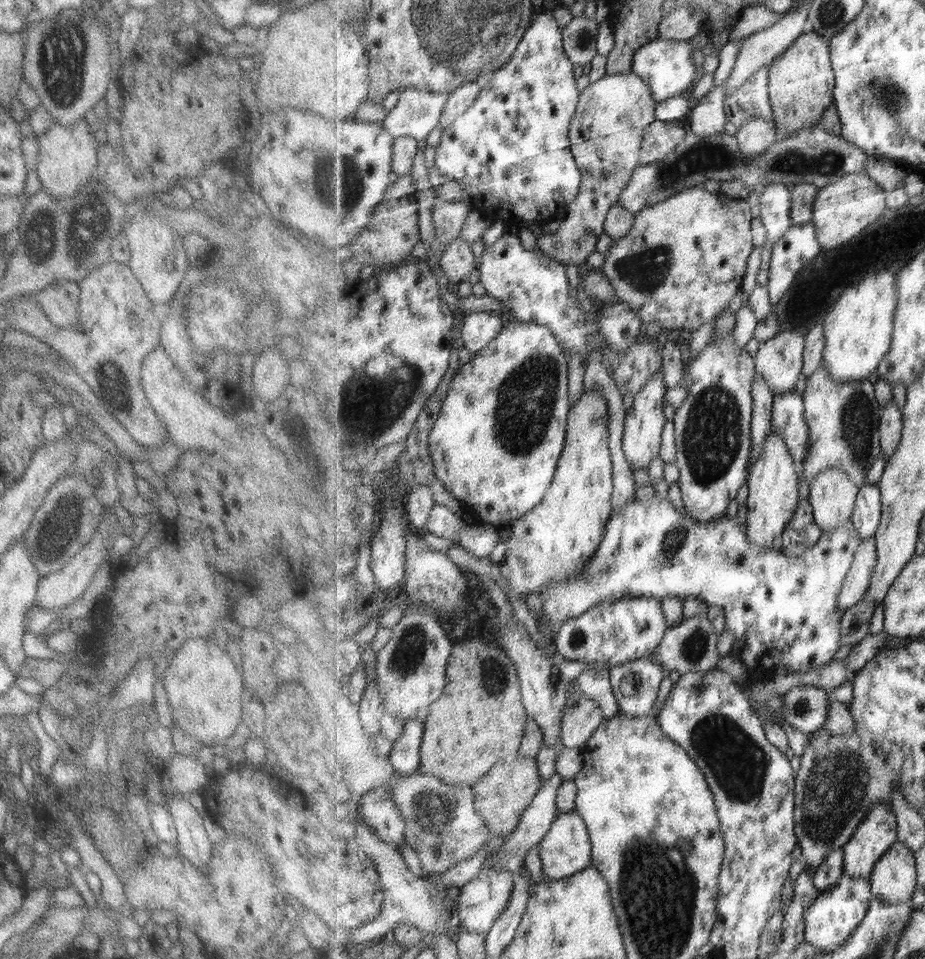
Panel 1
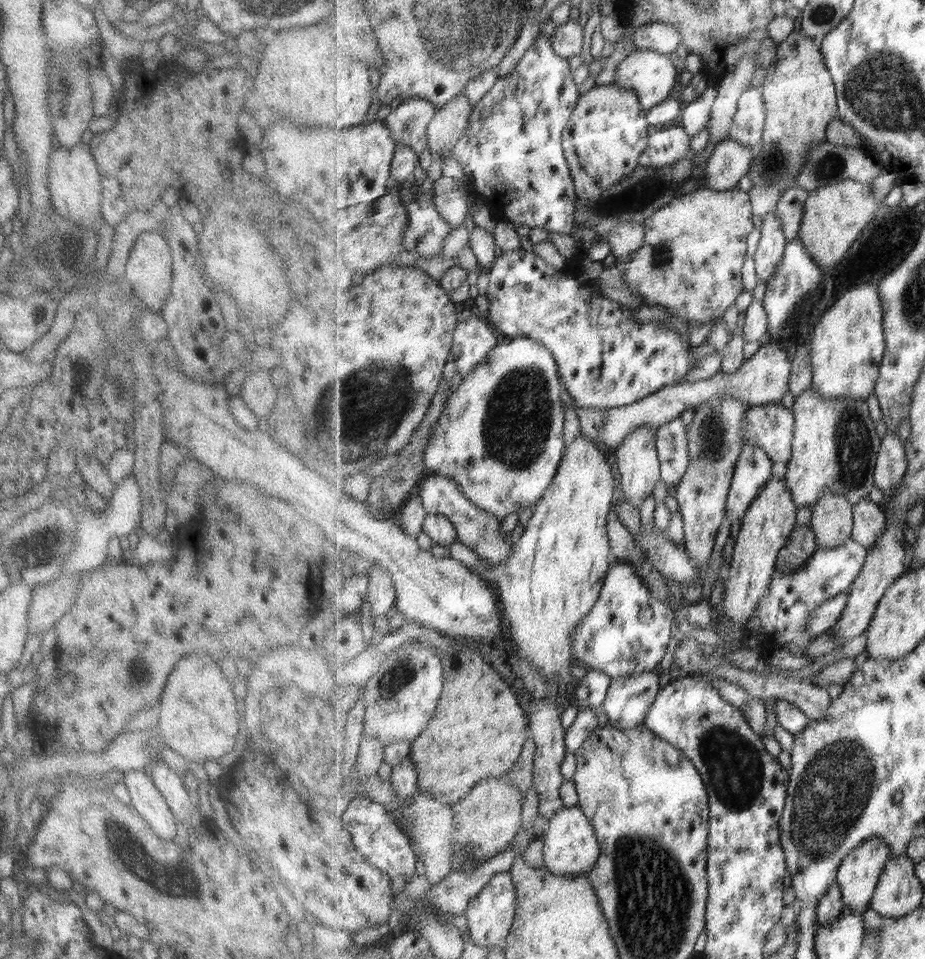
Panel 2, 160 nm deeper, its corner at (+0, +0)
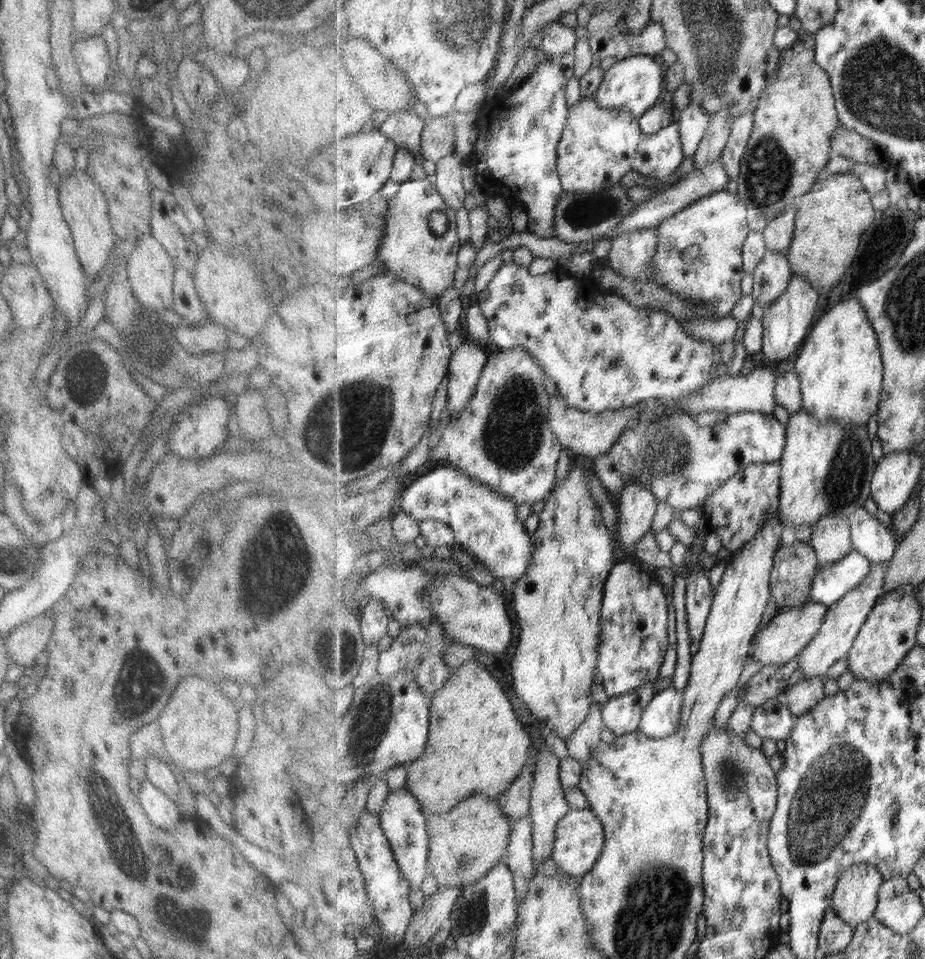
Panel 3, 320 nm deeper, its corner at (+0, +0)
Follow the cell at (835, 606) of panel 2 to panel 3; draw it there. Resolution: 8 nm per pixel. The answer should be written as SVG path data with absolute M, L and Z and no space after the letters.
M808 601L806 605L800 608L786 609L774 615L768 625L756 634L755 643L752 644L748 656L760 662L759 668L769 664L784 665L791 662L816 637L828 610L829 605Z

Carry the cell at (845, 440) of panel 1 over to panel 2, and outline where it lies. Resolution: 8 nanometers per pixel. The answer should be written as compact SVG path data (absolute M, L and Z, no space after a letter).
M812 387L794 401L796 412L796 436L793 440L793 458L787 463L787 480L789 491L793 492L796 505L812 508L820 498L833 491L845 495L853 505L871 494L875 486L876 462L880 456L882 439L877 434L877 422L869 416L869 406L865 400L856 398L825 398Z

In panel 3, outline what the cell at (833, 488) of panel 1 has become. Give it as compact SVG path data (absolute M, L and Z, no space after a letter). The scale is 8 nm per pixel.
M828 514L811 528L810 543L817 552L820 568L839 563L853 553L852 527L844 514Z

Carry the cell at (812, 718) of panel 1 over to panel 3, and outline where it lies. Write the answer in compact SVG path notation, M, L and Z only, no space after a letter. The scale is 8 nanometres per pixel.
M771 699L755 709L751 730L762 738L786 740L793 732L797 719L785 700Z

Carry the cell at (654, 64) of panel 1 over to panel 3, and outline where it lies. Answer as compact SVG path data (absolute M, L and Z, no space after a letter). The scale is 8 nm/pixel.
M637 55L618 61L605 72L605 80L599 85L594 98L600 106L617 109L629 109L638 120L660 103L665 90L666 66L659 64L653 55Z

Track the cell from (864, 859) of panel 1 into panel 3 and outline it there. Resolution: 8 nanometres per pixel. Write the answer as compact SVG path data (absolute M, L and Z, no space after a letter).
M860 862L840 876L830 905L839 919L851 927L874 918L884 878L874 864Z

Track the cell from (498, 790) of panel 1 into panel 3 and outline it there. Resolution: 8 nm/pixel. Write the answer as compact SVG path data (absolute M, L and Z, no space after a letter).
M476 794L449 812L429 816L428 833L428 870L436 876L437 885L443 889L475 885L504 862L508 856L512 826L498 799Z

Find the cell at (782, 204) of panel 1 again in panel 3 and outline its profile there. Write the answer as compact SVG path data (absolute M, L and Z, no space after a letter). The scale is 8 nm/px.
M768 250L754 272L753 300L767 310L779 296L785 294L794 276L785 254Z

